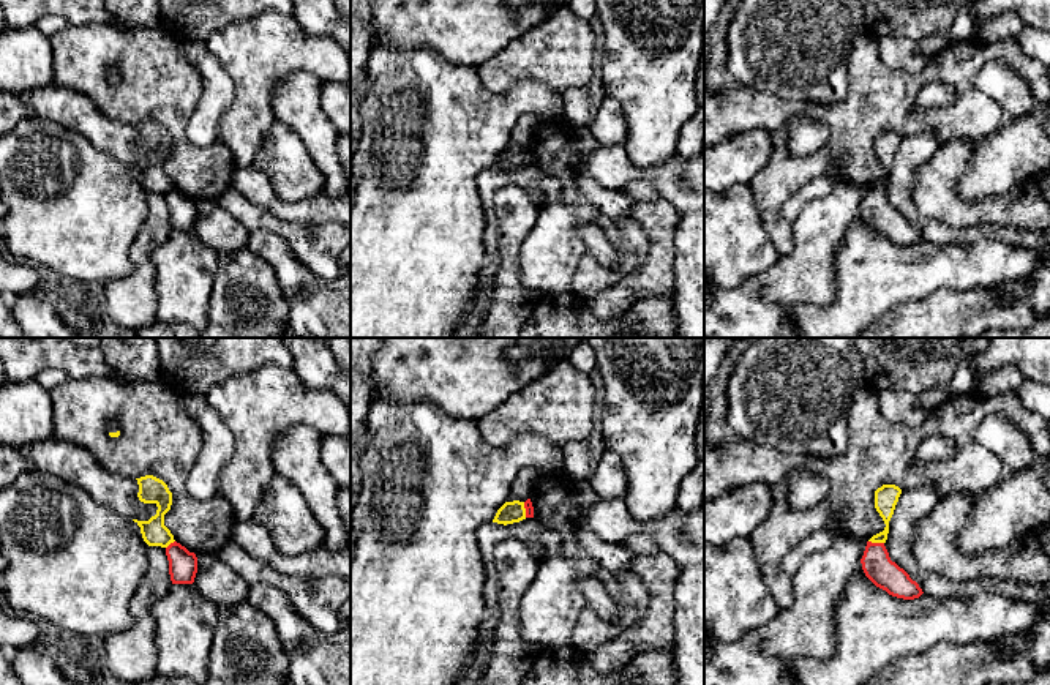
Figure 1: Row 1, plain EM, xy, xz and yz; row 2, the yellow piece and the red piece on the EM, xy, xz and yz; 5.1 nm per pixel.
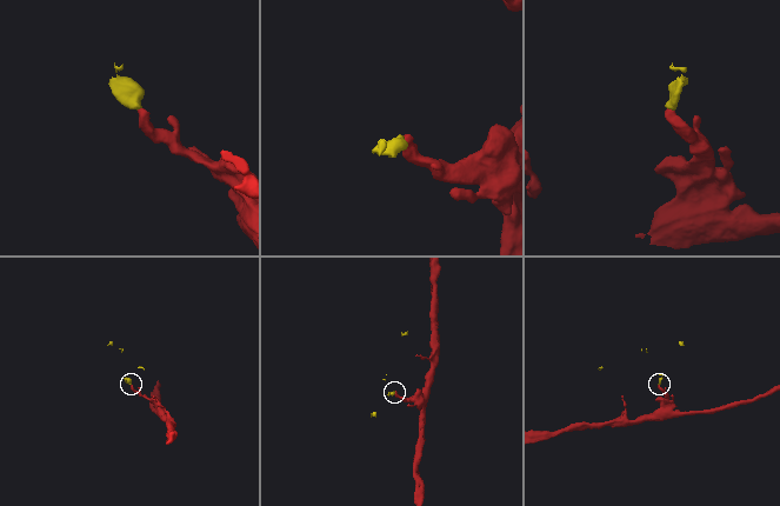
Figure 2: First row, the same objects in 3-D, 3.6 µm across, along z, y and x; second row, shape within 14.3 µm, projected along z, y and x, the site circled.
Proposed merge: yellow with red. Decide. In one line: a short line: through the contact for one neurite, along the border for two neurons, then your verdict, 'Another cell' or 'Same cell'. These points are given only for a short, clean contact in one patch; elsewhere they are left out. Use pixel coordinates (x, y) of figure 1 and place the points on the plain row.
Line: yz (869, 187), (883, 190). Another cell

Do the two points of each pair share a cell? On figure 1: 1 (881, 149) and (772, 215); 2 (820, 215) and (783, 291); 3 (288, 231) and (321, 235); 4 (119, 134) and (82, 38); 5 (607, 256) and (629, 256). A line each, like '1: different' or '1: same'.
1: same
2: same
3: same
4: different
5: different

